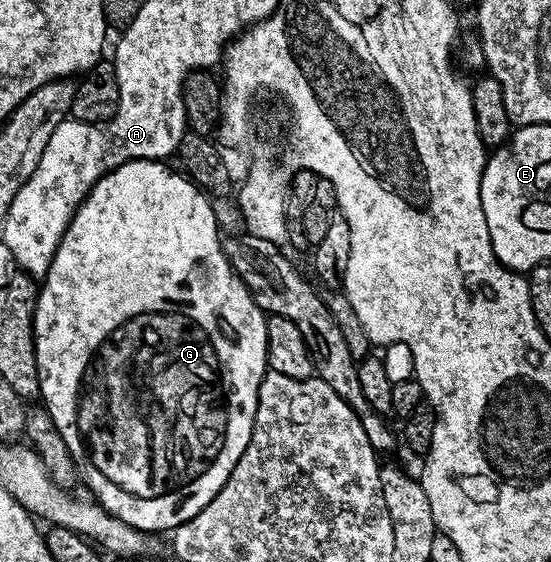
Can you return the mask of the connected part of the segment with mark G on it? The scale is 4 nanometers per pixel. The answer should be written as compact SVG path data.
M126 160L124 164L117 166L113 171L106 172L91 187L89 194L79 203L79 208L72 214L71 221L67 224L65 234L51 259L49 270L46 276L42 277L41 287L38 289L35 301L35 357L37 358L37 370L39 371L41 404L53 418L57 430L61 430L61 438L65 438L65 446L69 446L69 454L73 458L73 462L75 464L85 462L85 454L91 452L91 446L93 446L93 432L97 430L97 436L99 436L105 430L107 424L121 424L121 426L125 424L125 432L129 432L131 426L135 426L133 422L137 422L137 426L141 424L141 430L145 428L145 432L151 438L151 452L149 452L149 458L151 458L151 534L161 534L166 528L174 530L181 527L185 522L189 522L201 510L205 510L205 506L209 506L209 502L213 502L213 498L221 490L221 486L225 486L233 466L237 466L241 454L245 454L245 450L251 441L251 431L253 430L253 422L257 414L257 402L259 401L259 386L263 381L263 375L269 371L267 366L267 316L255 304L246 282L239 277L239 273L236 272L229 261L224 242L222 244L219 241L221 229L218 222L215 221L215 210L212 201L210 199L206 200L208 197L205 195L204 189L200 188L198 184L193 183L186 175L180 174L174 167L172 167L173 169L166 168L165 165L166 163L158 160Z

